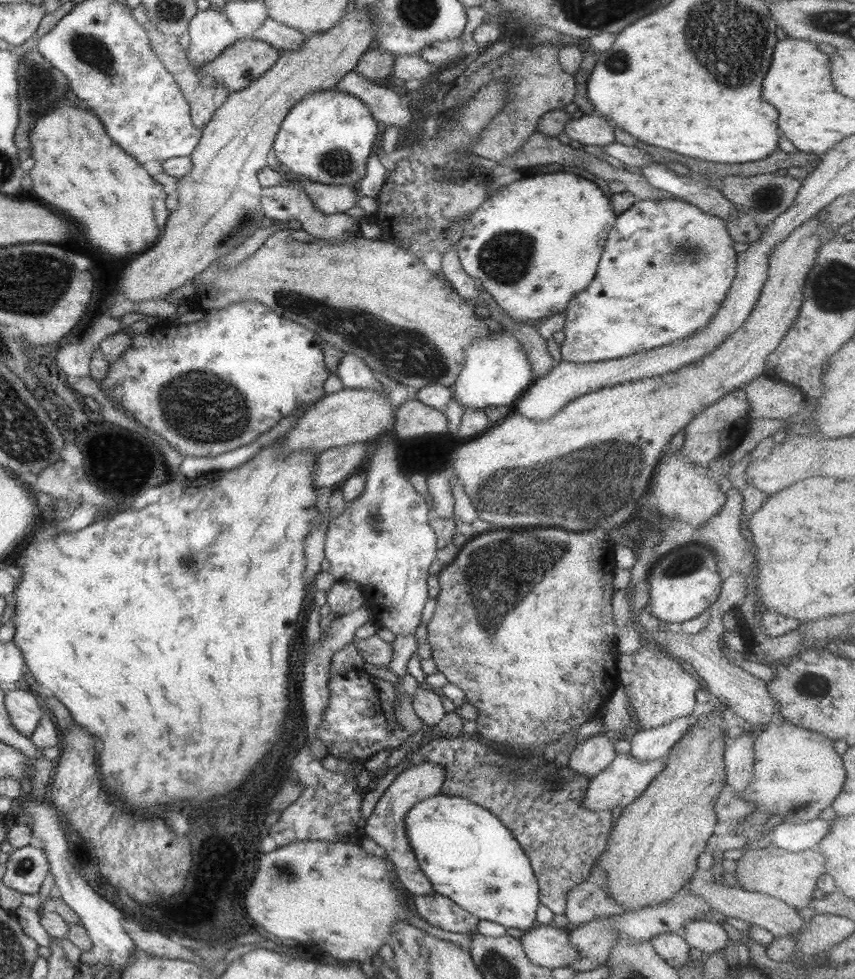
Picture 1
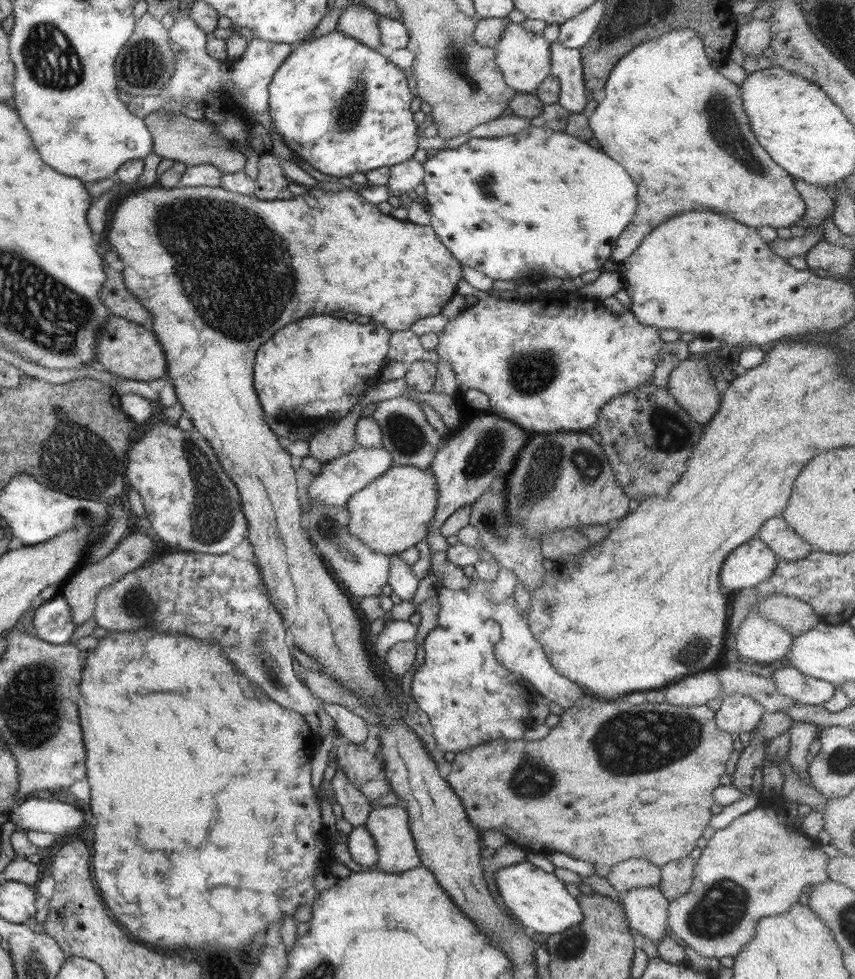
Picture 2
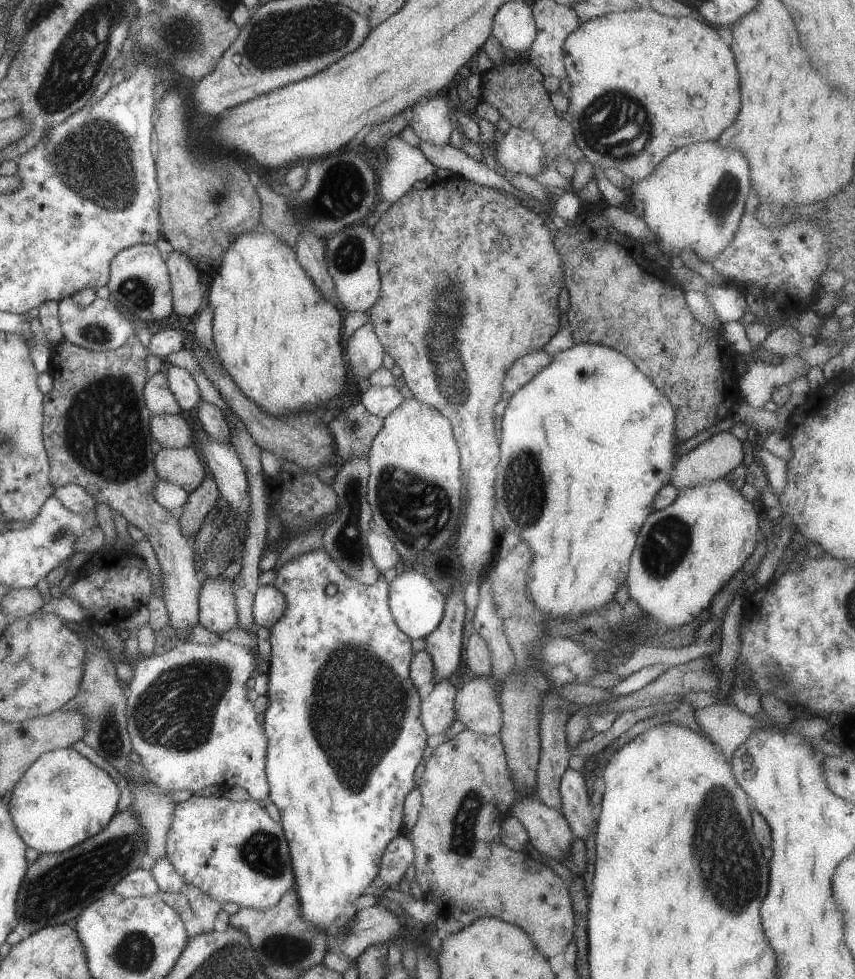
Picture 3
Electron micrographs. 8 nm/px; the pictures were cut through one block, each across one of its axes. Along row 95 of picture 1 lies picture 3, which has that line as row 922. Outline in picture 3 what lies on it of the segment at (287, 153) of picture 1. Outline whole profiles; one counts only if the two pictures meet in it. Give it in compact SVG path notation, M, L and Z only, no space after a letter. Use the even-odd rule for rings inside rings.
M321 547L311 550L311 552L305 552L283 564L276 571L272 586L284 599L284 612L279 620L271 626L269 638L267 638L271 645L269 668L266 672L268 682L265 696L268 704L262 713L263 724L261 724L266 739L264 772L268 785L267 801L272 803L281 814L281 826L283 826L282 830L285 830L284 838L288 844L295 878L294 888L300 901L301 917L307 923L323 929L326 932L328 943L331 943L350 924L355 914L351 903L376 877L385 846L401 833L402 804L405 796L415 784L414 770L421 760L428 735L420 722L421 699L418 696L418 690L408 676L408 669L413 657L411 639L401 632L393 621L388 606L388 584L381 572L373 584L367 585L358 582L356 579L346 576L345 572L341 571L332 557ZM329 584L337 589L331 596L325 592L325 587Z

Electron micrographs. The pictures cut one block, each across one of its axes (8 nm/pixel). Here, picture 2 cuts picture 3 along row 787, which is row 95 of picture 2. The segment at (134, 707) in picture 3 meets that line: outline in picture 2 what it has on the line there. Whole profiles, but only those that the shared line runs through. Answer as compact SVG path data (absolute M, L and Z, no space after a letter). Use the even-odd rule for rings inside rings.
M173 14L173 23L168 28L169 39L179 46L179 53L175 54L173 61L173 73L168 84L159 92L159 98L165 100L165 104L156 111L159 117L177 117L182 115L180 108L183 102L202 102L207 94L218 93L218 98L225 116L239 118L248 124L254 124L252 115L261 115L268 111L268 85L273 73L277 71L283 61L287 59L294 46L269 42L261 38L253 38L247 43L243 54L237 60L219 61L213 59L207 51L206 36L189 18ZM234 91L239 94L239 100L233 99Z

